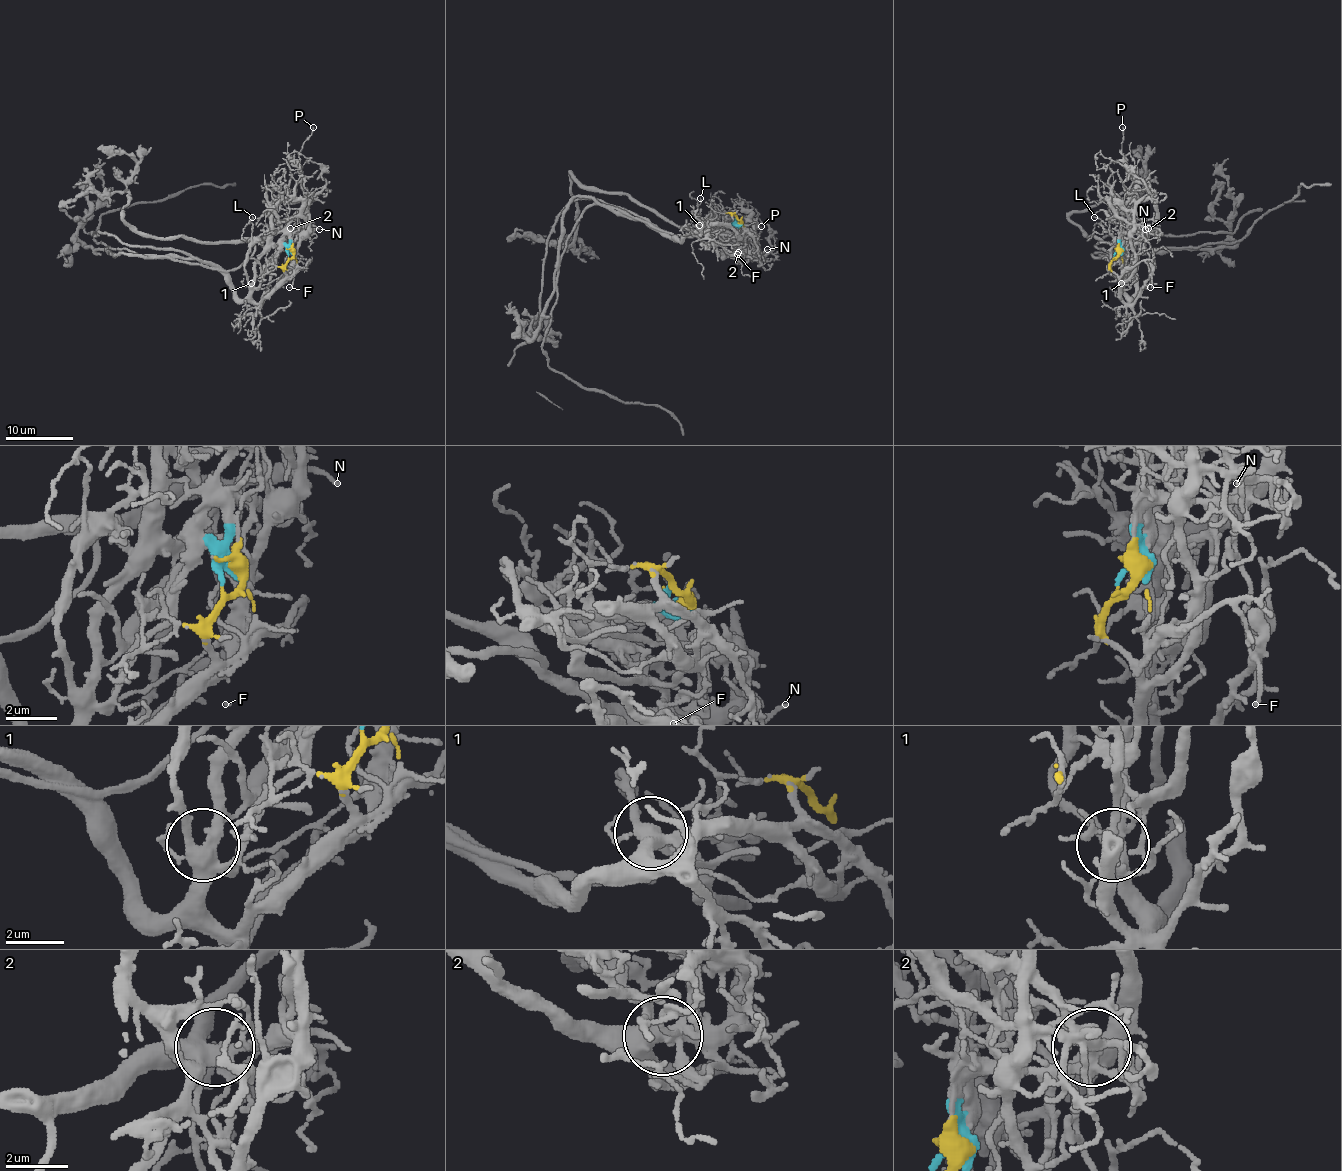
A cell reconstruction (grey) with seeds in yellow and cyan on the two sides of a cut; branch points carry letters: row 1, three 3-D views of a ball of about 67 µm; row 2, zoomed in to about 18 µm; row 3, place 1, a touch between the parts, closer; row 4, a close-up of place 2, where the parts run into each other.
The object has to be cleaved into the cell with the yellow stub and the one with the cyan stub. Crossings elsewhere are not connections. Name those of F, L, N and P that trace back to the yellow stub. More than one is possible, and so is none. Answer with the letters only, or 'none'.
F, L

